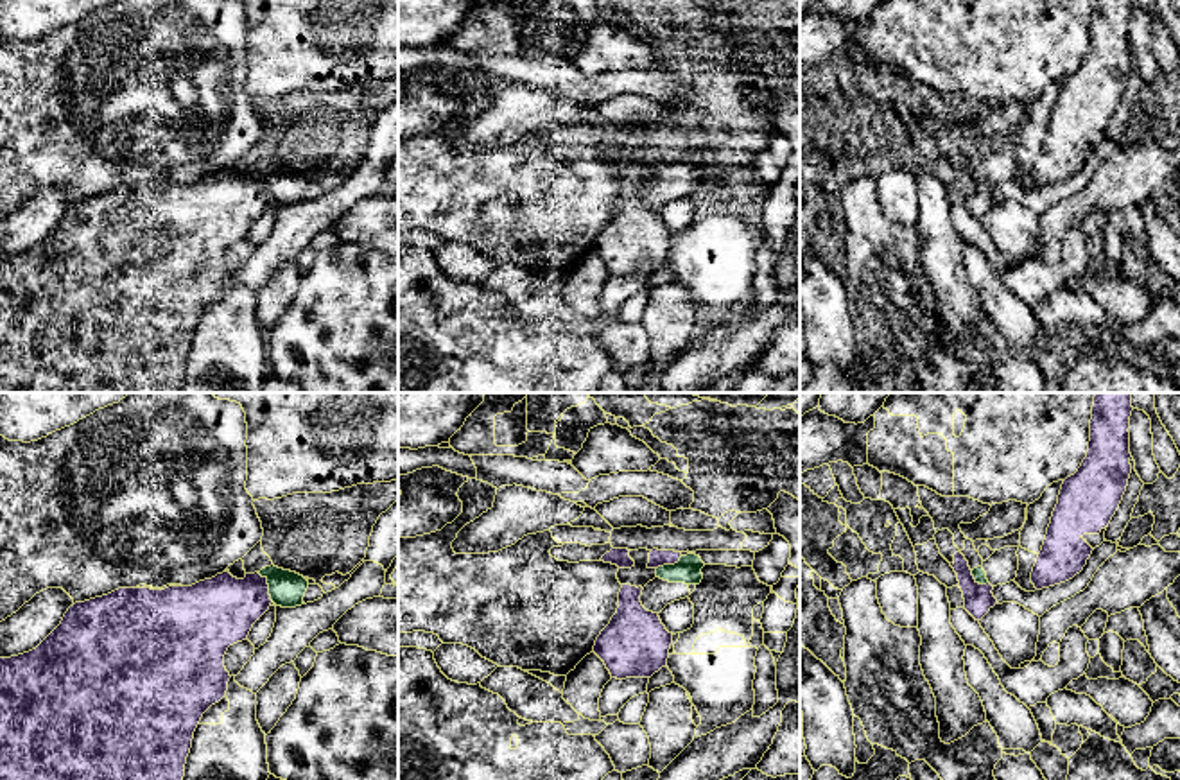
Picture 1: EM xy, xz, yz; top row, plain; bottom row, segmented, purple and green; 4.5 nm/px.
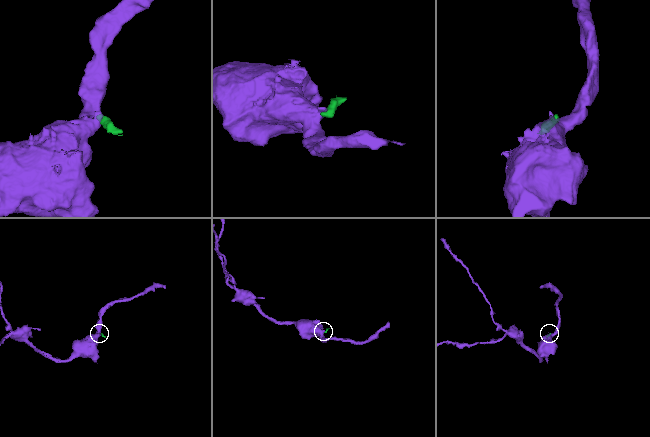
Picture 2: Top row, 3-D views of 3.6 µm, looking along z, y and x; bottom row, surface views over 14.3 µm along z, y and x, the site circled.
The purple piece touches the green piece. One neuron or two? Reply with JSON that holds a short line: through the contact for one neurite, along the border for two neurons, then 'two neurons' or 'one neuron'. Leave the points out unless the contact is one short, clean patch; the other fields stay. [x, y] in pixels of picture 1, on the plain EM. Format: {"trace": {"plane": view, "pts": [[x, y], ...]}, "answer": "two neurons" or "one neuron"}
{"trace": {"plane": "xy", "pts": [[257, 171], [266, 178], [268, 192], [273, 199]]}, "answer": "two neurons"}

